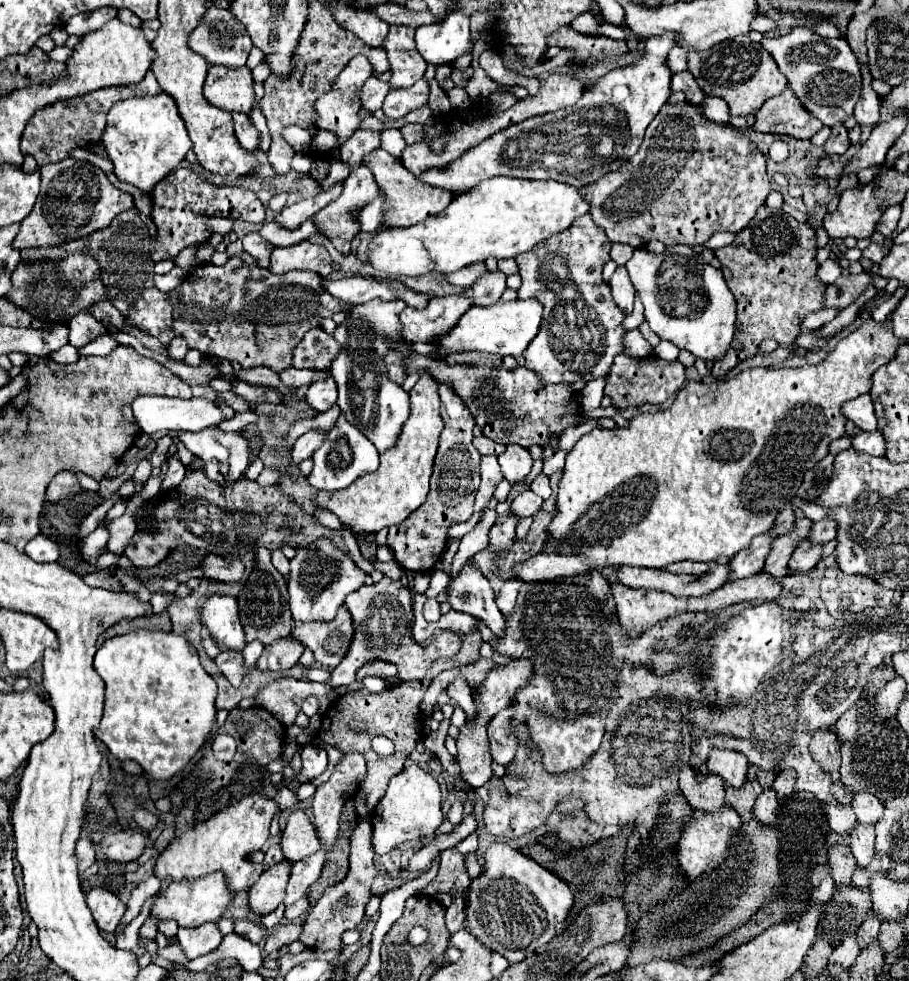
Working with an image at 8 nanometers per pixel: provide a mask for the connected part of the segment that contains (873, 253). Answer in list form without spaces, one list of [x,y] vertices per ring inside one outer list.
[[[870,244],[870,246],[868,246],[868,248],[864,250],[864,252],[862,252],[862,256],[878,264],[878,262],[880,262],[880,260],[882,260],[882,258],[884,258],[884,256],[888,254],[888,252],[890,252],[890,250],[888,250],[886,246],[878,246],[878,244]]]

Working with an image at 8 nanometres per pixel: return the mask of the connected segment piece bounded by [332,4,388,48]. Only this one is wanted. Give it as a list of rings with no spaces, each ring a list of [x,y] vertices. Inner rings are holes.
[[[334,4],[332,10],[334,10],[336,22],[344,30],[350,30],[356,36],[360,36],[370,48],[380,48],[382,46],[382,42],[388,34],[388,26],[378,16],[374,16],[372,12],[352,10],[348,6],[338,6],[338,4]]]

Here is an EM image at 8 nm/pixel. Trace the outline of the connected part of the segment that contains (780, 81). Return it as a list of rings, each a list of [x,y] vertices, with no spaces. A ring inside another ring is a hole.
[[[748,36],[726,40],[704,52],[688,52],[688,72],[706,96],[718,96],[730,106],[730,116],[754,114],[768,98],[780,96],[786,88],[786,78],[772,56]]]

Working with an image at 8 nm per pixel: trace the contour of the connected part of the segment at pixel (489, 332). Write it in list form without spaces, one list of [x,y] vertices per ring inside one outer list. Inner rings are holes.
[[[534,298],[528,300],[514,300],[514,302],[496,302],[494,306],[470,306],[466,314],[456,322],[454,330],[450,334],[444,334],[442,338],[434,338],[434,344],[438,344],[438,350],[432,352],[432,358],[444,360],[448,354],[456,352],[488,352],[498,356],[520,356],[524,354],[526,346],[532,342],[532,338],[538,334],[540,322],[542,322],[542,304]]]

